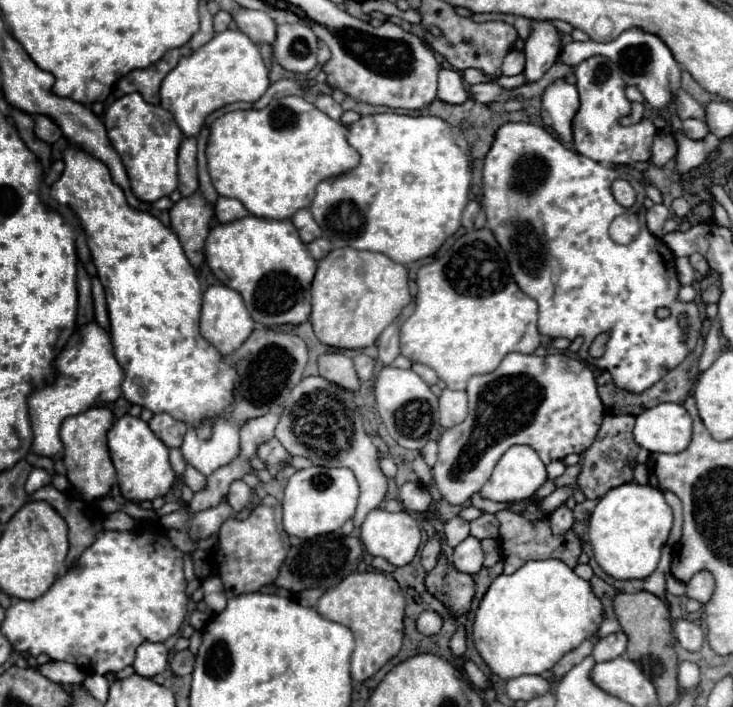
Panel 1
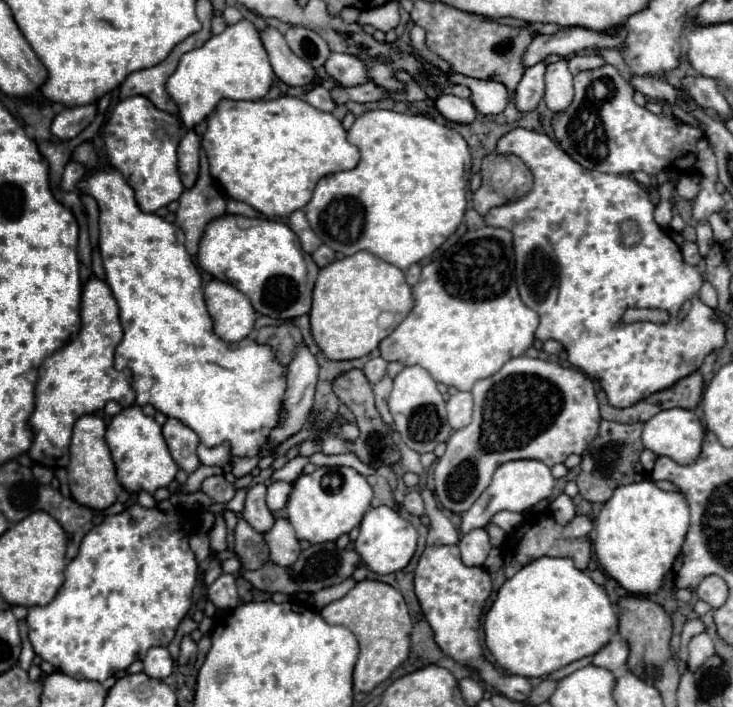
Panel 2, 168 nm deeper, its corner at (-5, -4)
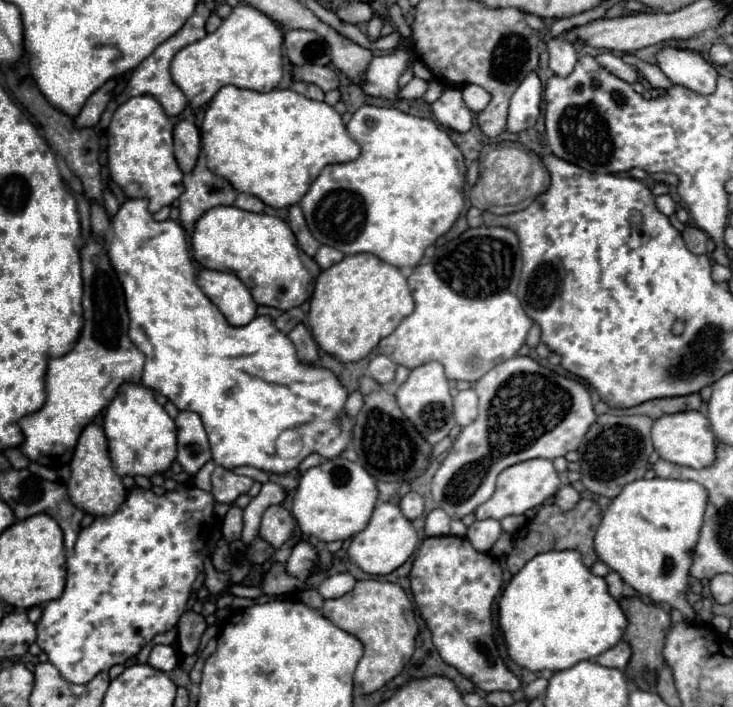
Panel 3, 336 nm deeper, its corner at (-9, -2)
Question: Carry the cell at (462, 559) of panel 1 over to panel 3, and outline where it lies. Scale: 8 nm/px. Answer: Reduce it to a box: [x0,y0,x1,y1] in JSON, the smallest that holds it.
[468,519,502,553]

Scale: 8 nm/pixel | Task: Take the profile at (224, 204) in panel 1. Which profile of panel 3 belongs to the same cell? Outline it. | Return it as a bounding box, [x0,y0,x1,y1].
[234,193,264,213]

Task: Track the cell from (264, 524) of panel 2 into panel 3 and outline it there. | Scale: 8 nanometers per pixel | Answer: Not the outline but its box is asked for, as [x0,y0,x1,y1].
[260,505,296,549]

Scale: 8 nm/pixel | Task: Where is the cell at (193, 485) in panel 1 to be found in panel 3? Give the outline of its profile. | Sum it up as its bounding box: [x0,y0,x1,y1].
[212,467,252,505]

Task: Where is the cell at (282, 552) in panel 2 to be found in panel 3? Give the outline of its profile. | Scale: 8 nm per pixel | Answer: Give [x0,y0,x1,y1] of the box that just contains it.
[286,541,318,581]

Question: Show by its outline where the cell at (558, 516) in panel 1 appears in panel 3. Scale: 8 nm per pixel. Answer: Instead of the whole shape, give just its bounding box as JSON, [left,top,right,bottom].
[554,485,580,511]

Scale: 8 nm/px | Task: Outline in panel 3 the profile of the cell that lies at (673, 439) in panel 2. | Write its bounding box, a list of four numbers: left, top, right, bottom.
[652,411,716,469]

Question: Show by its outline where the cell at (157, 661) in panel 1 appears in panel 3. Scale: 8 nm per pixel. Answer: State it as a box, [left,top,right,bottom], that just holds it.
[148,645,178,673]

